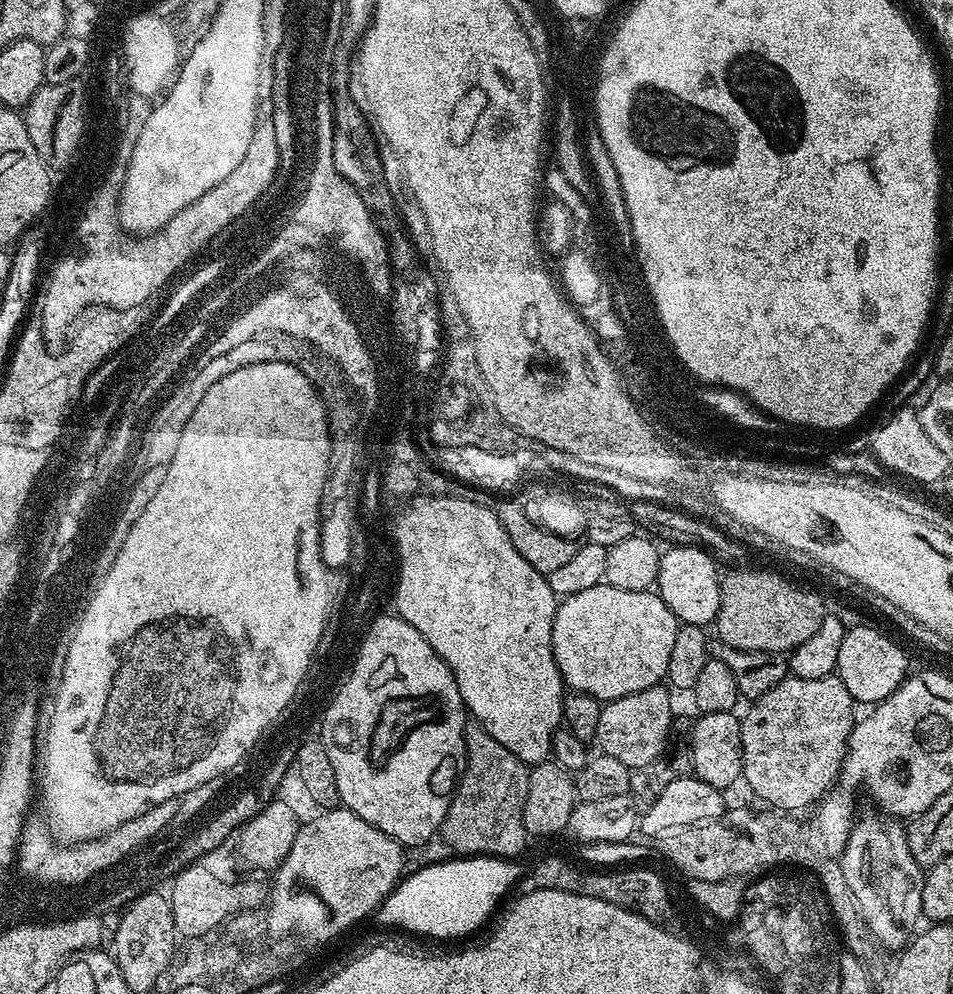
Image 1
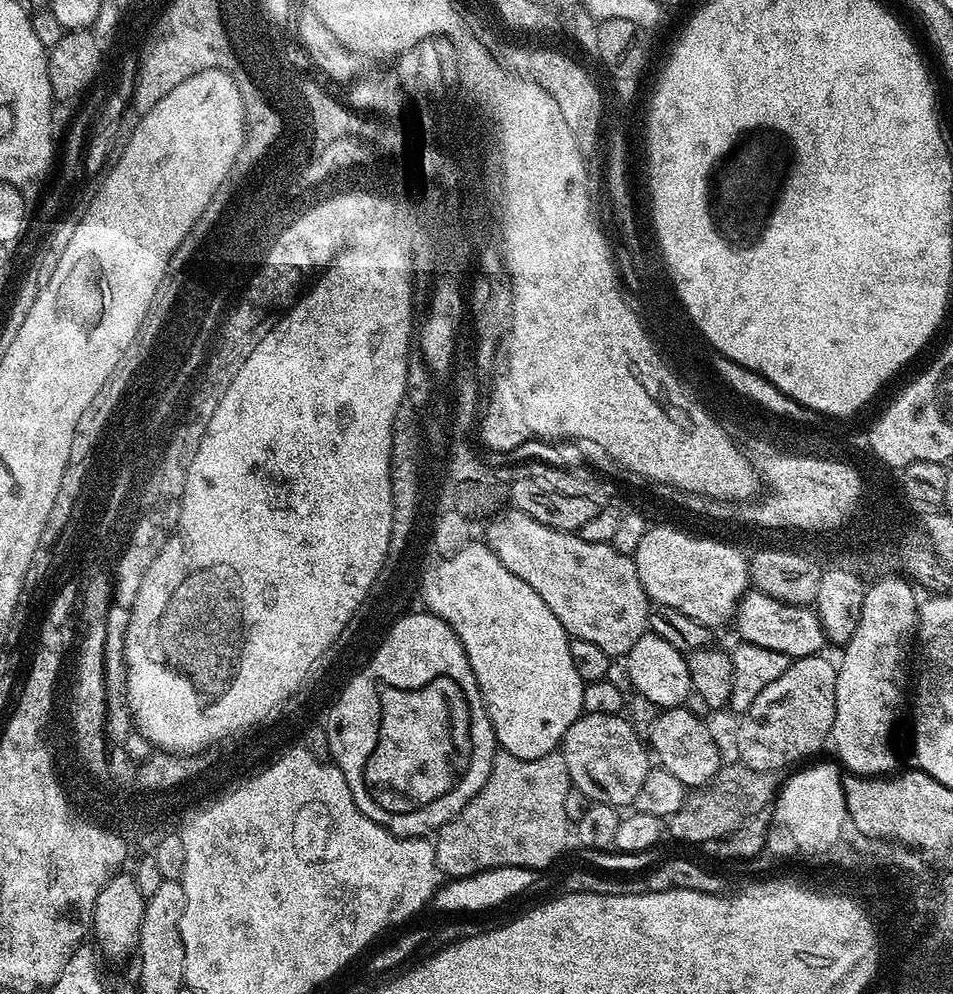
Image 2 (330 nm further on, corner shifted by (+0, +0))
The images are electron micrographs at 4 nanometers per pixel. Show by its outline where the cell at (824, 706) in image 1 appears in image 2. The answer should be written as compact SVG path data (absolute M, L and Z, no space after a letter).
M817 654L793 659L786 674L782 674L782 678L777 678L775 682L770 682L770 686L766 686L766 690L762 690L762 694L754 698L750 710L739 717L738 748L734 751L739 763L754 770L779 773L787 764L799 765L812 758L807 756L814 755L824 743L829 743L836 717L834 690L837 665L833 661L831 664L826 657L827 655Z

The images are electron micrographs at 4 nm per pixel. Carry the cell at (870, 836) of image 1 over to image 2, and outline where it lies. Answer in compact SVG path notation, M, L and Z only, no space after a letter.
M889 574L873 579L865 587L862 614L858 618L858 630L843 645L844 657L838 660L836 669L836 717L832 727L831 743L836 743L839 763L847 771L860 776L886 777L897 771L896 748L892 739L896 736L896 727L900 724L900 715L904 712L904 683L908 680L908 647L913 647L916 635L916 614L918 611L917 589L904 576Z

